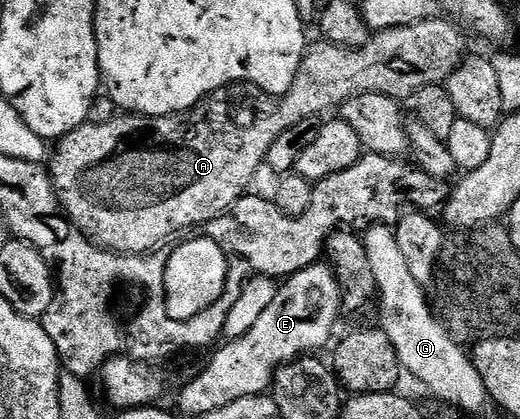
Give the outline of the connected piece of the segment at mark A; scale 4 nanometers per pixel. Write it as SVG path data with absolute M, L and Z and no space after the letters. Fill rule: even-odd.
M433 18L423 20L417 24L410 26L394 26L390 30L382 30L375 33L368 41L364 48L347 48L341 44L329 44L327 42L319 42L320 44L309 43L307 45L304 57L300 63L300 72L294 78L292 89L281 96L272 96L265 92L263 87L256 82L237 82L228 84L224 88L219 88L217 92L200 101L195 109L189 111L187 115L173 114L165 116L163 119L153 118L151 116L138 116L135 114L116 114L113 120L100 120L84 124L81 128L75 128L70 134L60 137L54 148L54 155L50 160L50 175L55 184L56 191L59 193L59 201L62 203L63 209L68 210L67 215L71 217L76 224L79 225L81 231L88 236L88 239L95 241L100 248L111 253L119 254L149 254L155 252L161 246L167 245L167 240L171 236L176 236L179 232L184 232L187 228L203 226L210 223L214 218L224 215L235 205L241 196L249 191L248 188L252 184L252 179L256 176L256 171L261 167L265 167L268 159L268 151L270 146L274 146L274 142L278 142L278 134L282 134L286 130L290 130L290 126L298 126L298 122L306 122L306 118L311 116L323 117L324 112L328 112L331 108L339 109L348 103L353 96L362 96L366 92L377 92L383 96L393 98L401 98L400 96L415 97L417 92L423 90L431 84L443 85L449 78L450 74L454 74L454 70L459 64L464 63L466 53L464 53L464 36L451 24L448 20L440 20L441 18Z

